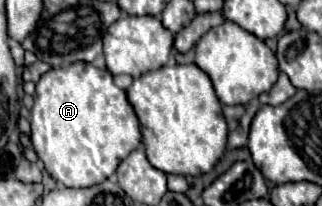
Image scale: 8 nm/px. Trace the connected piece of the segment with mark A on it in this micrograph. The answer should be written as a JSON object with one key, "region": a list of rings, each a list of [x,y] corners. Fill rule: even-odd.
{"region":[[[77,62],[69,68],[51,68],[37,82],[35,104],[31,108],[31,142],[53,180],[69,188],[87,188],[101,184],[115,174],[119,162],[139,146],[141,130],[125,92],[113,84],[113,76],[93,64]]]}

